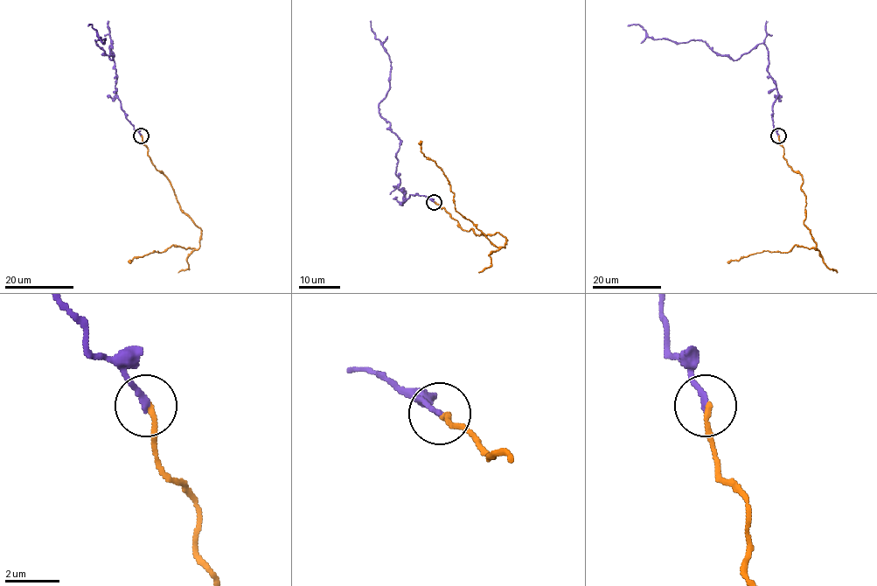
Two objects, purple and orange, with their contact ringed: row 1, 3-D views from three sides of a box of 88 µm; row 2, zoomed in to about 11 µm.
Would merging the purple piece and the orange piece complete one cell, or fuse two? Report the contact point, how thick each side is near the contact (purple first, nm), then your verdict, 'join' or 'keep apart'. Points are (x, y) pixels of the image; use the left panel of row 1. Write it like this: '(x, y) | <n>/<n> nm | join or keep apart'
(141, 136) | 200/200 nm | join

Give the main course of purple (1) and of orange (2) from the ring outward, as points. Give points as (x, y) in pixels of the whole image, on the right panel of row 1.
1: (778, 136), (773, 118), (777, 94), (763, 44), (733, 59), (700, 40), (657, 39), (638, 24), (628, 25)
2: (778, 136), (786, 163), (802, 177), (803, 223), (816, 249), (795, 245), (788, 252), (762, 252), (727, 262)

